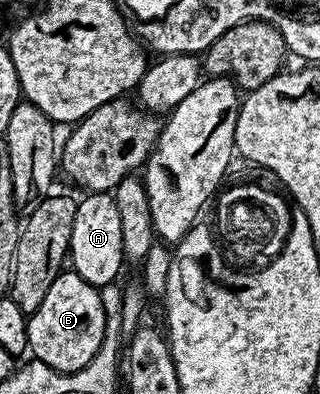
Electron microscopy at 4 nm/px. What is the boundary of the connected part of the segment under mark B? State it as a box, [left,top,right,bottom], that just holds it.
[28,270,105,372]

